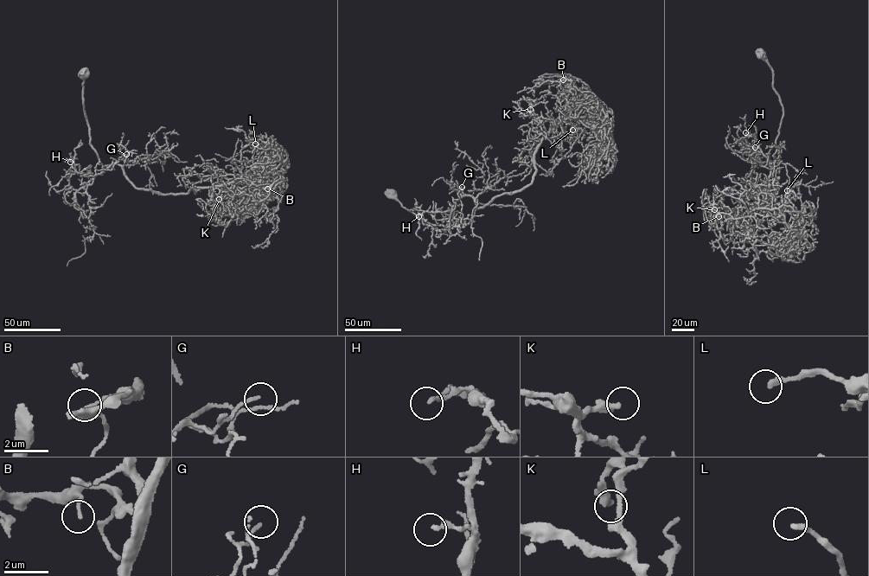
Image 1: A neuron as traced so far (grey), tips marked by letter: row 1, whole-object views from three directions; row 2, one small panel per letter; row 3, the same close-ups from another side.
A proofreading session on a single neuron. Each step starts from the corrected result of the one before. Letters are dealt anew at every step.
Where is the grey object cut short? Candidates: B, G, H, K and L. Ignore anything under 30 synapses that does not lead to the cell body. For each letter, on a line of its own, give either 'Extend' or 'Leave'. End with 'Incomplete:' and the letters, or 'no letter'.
B: Leave
G: Leave
H: Leave
K: Leave
L: Leave
Incomplete: no letter

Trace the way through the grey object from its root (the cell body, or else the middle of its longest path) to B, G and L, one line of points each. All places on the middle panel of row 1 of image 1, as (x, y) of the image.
B: (391, 193), (444, 227), (528, 185), (542, 138), (584, 99), (580, 80), (563, 80)
G: (391, 193), (425, 222), (444, 227), (469, 224), (474, 215), (473, 198), (462, 187)
L: (391, 193), (430, 224), (465, 225), (475, 209), (530, 183), (534, 153), (561, 117), (580, 128), (572, 130)

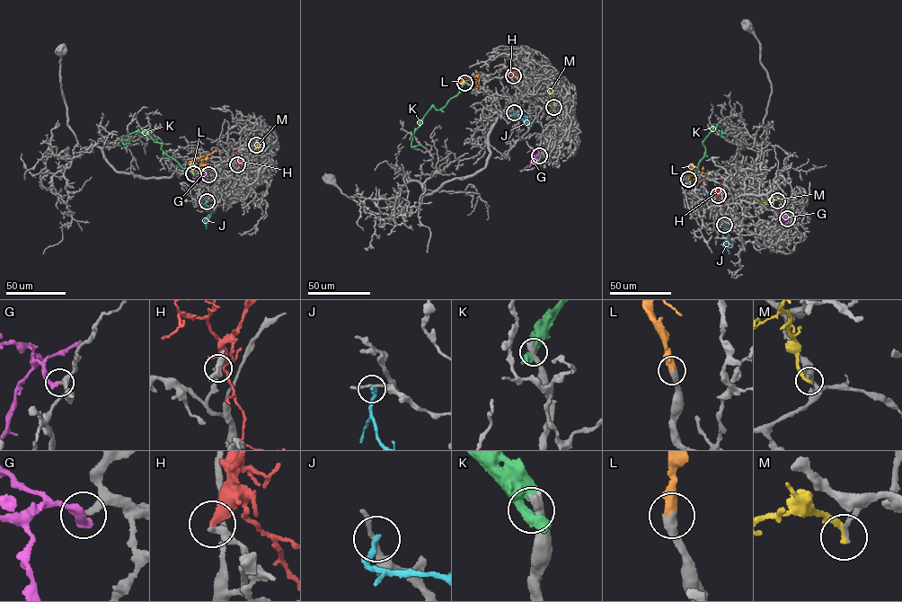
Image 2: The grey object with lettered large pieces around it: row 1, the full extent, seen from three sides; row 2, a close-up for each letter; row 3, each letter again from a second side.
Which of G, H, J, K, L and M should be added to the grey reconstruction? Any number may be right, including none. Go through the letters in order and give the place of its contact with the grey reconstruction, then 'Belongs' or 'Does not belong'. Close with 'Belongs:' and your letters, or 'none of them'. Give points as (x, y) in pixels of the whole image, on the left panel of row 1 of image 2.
G: Touches grey at (208, 174). Belongs
H: Touches grey at (237, 164). Does not belong
J: Touches grey at (207, 201). Does not belong
K: Touches grey at (193, 174). Does not belong
L: Touches grey at (193, 173). Belongs
M: Touches grey at (256, 145). Does not belong
Belongs: G, L

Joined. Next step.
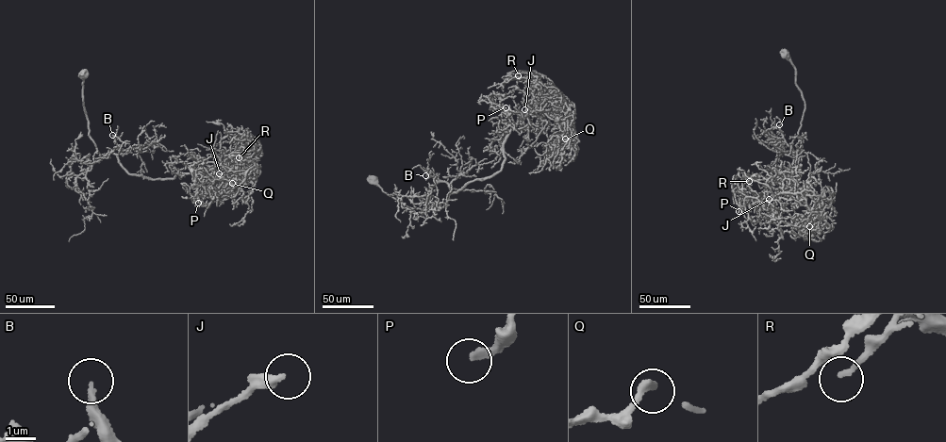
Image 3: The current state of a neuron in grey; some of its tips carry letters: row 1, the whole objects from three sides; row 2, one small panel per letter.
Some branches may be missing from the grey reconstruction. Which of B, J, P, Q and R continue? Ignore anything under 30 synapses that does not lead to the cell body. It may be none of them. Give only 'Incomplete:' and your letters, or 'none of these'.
Incomplete: B, P

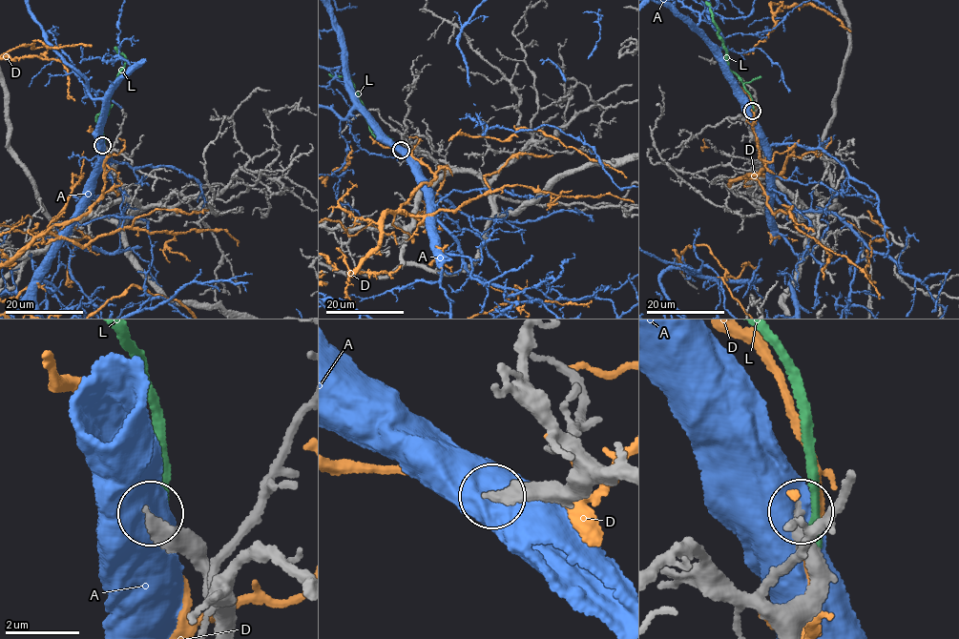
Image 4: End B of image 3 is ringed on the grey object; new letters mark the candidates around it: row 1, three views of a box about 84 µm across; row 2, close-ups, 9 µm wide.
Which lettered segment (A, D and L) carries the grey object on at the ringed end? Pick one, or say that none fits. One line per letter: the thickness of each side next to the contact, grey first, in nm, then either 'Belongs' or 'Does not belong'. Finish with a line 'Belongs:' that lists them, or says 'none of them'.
A: Thickness 500 nm (grey) against 950 nm. Does not belong
D: Thickness 550 nm (grey) against 280 nm. Does not belong
L: Thickness 500 nm (grey) against 320 nm. Does not belong
Belongs: none of them

